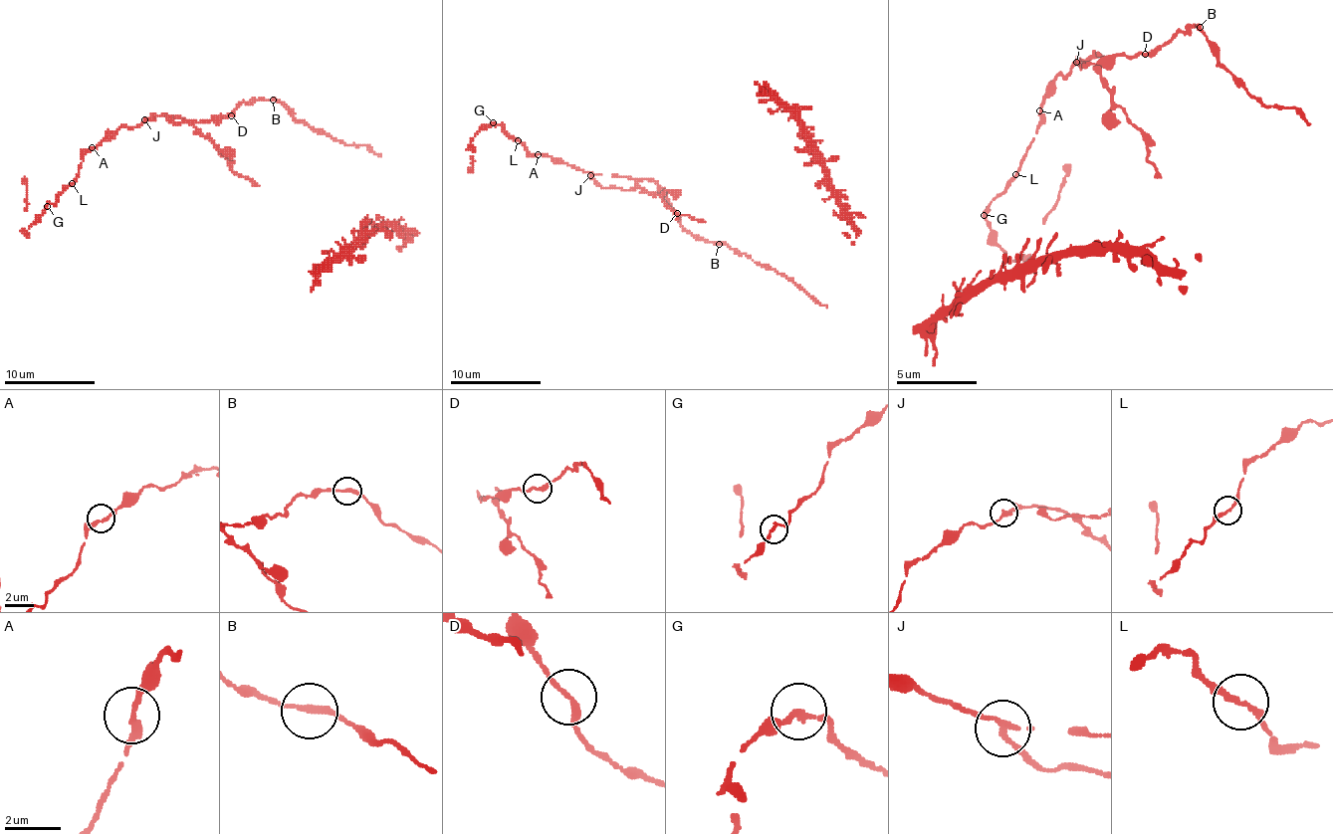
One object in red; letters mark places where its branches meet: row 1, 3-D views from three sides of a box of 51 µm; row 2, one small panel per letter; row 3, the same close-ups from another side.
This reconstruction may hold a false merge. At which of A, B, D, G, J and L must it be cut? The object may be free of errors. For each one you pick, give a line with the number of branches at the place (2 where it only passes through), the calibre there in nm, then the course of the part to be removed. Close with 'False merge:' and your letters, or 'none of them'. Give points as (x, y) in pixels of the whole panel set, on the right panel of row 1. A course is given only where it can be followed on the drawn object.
J: 2 branches meet; 200 nm thick; foreign part runs (1075, 63), (1099, 55), (1103, 63), (1099, 79), (1148, 150), (1160, 178)
False merge: J

